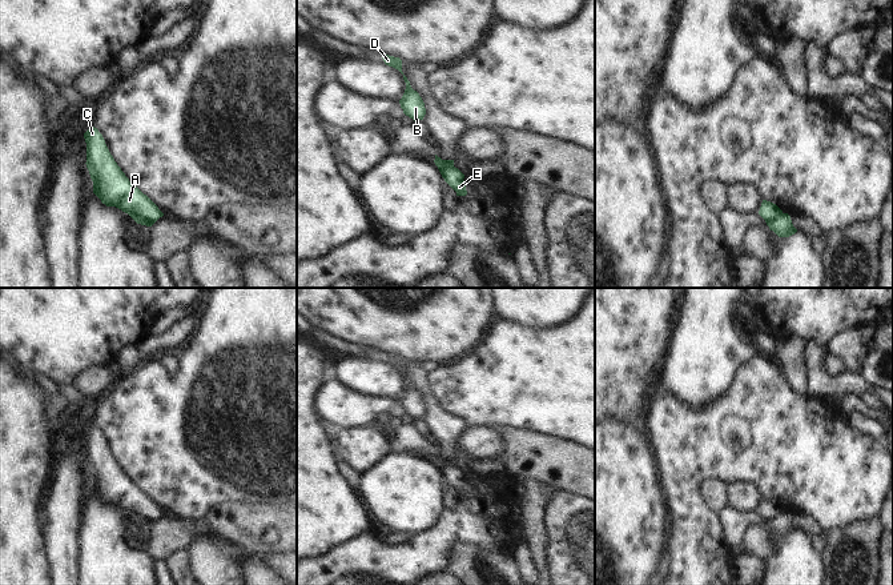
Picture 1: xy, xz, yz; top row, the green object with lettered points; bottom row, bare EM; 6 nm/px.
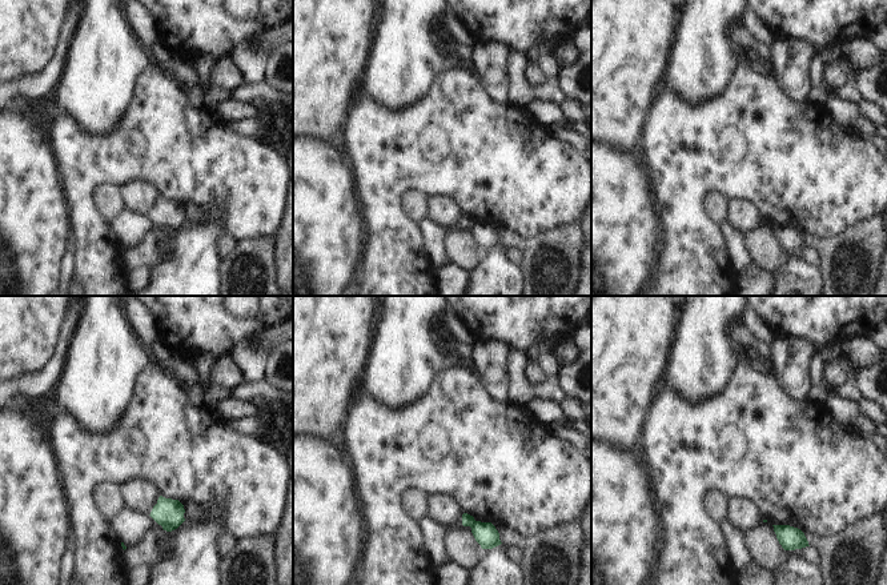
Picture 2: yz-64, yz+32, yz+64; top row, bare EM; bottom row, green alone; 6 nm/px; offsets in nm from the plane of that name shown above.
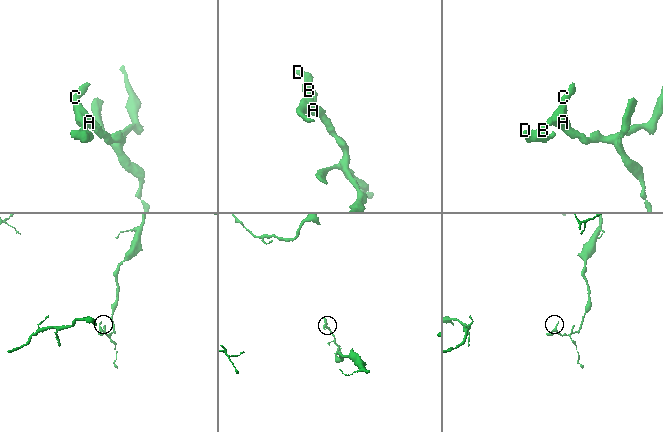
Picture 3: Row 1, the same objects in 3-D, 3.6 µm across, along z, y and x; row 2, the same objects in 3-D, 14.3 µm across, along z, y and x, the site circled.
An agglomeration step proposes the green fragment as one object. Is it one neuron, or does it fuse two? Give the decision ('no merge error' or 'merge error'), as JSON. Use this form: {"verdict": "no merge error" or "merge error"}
{"verdict": "merge error"}

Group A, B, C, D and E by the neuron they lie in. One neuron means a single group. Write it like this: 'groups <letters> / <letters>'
groups A B C D / E

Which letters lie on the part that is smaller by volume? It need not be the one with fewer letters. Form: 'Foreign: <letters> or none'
Foreign: A, B, C, D

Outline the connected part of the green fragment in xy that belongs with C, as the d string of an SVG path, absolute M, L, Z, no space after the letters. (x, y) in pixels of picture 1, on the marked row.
M90 127L85 133L87 168L93 181L93 193L106 207L128 213L137 224L156 223L164 213L134 187L110 155L102 135Z

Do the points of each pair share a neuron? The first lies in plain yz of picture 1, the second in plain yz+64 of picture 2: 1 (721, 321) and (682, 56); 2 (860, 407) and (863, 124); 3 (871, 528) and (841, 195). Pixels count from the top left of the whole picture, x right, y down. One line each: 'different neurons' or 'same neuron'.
1: same neuron
2: different neurons
3: different neurons

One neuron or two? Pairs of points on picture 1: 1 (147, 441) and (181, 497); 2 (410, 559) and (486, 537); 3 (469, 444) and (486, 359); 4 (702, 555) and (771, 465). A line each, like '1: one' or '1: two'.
1: one
2: one
3: two
4: one

